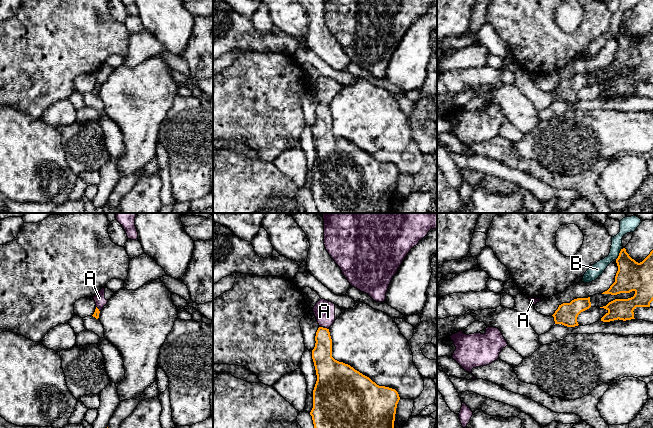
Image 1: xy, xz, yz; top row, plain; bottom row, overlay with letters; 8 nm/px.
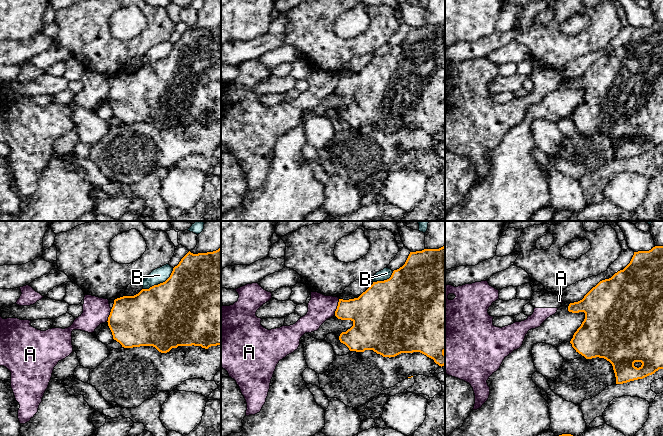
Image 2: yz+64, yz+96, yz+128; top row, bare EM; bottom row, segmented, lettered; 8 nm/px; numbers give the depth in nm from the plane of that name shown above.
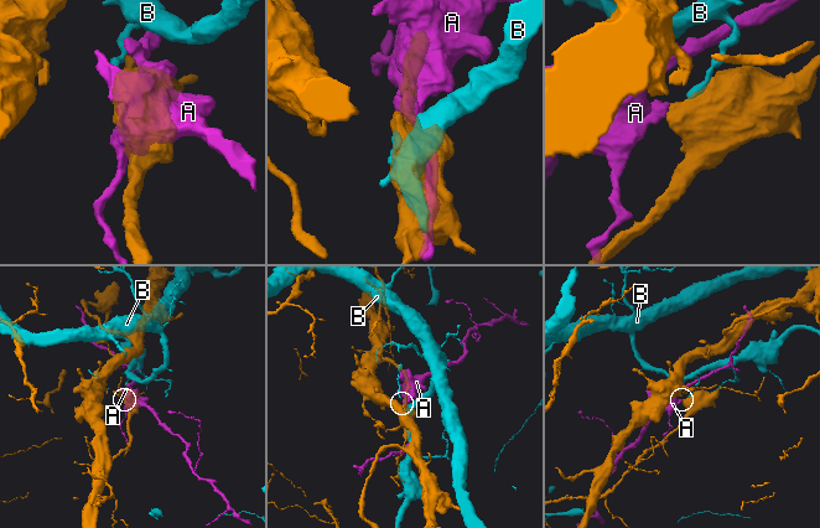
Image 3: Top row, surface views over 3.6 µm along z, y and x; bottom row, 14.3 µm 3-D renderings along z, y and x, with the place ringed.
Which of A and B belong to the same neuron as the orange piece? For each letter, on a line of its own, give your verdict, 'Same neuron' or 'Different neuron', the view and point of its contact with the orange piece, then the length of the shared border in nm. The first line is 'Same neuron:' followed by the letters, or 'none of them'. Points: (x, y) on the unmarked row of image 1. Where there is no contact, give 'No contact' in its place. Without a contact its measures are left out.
Same neuron: A
A: Same neuron. Touches orange at xz (321, 103). Shared border 30 nm
B: Different neuron. Touches orange at yz (619, 30). Shared border 110 nm

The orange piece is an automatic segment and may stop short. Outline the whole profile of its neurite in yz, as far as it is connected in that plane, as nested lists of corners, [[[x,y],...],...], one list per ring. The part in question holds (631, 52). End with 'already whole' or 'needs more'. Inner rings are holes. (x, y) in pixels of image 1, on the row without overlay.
[[[623,24],[616,39],[618,47],[615,58],[602,70],[617,71],[632,67],[635,70],[631,74],[615,75],[606,82],[600,83],[608,87],[601,94],[603,98],[635,95],[634,85],[650,83],[650,79],[653,77],[653,26],[642,38],[638,39]]]; already whole

